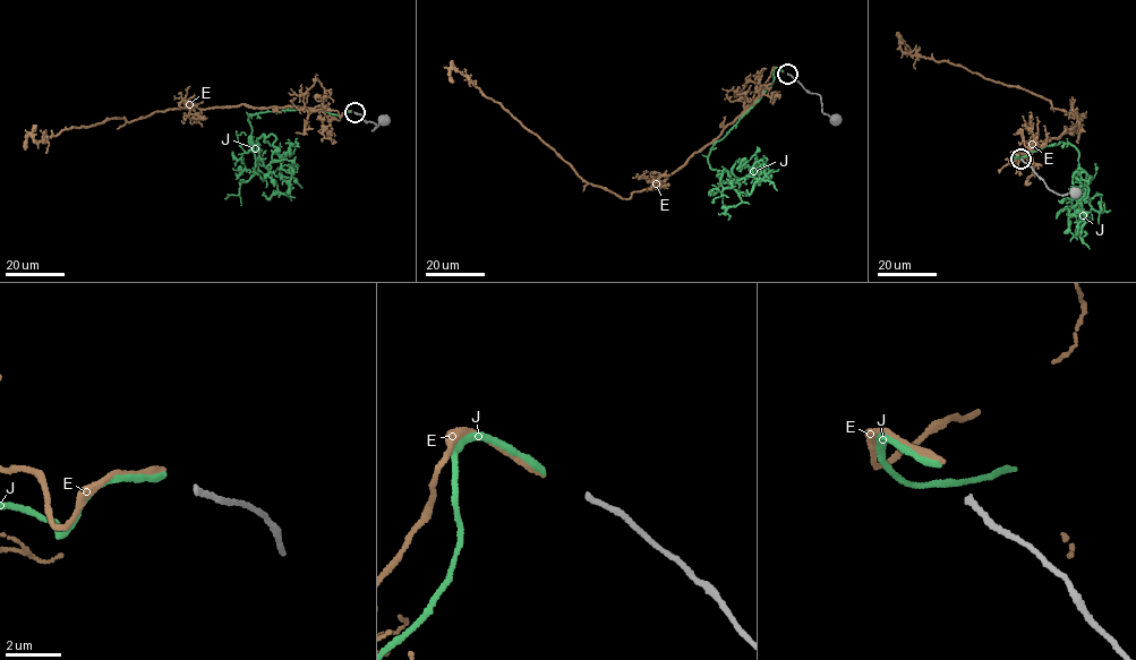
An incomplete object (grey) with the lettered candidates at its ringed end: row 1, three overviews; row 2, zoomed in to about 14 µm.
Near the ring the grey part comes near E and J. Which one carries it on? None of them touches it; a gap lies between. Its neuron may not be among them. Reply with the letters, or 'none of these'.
E

